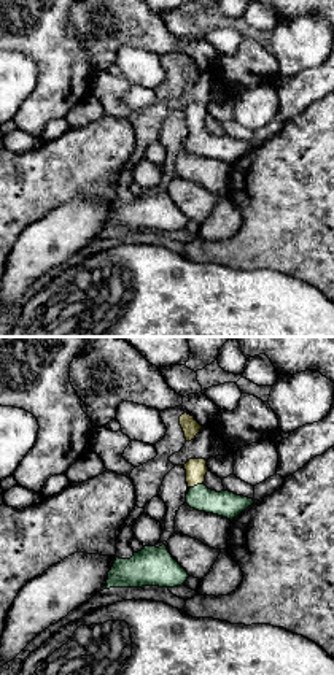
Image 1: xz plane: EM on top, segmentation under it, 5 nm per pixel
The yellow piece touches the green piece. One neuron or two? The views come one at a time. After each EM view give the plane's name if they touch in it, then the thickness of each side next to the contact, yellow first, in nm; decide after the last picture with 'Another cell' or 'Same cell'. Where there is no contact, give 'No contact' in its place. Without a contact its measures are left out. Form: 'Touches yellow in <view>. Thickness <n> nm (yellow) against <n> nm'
Touches yellow in xz. Thickness 110 nm (yellow) against 130 nm

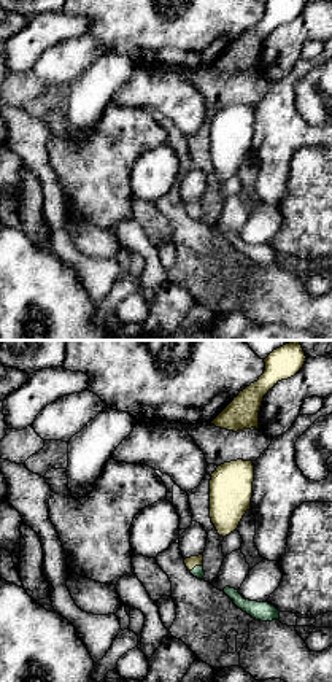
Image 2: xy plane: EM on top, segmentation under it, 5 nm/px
Touches yellow in xy. Thickness 60 nm (yellow) against 60 nm

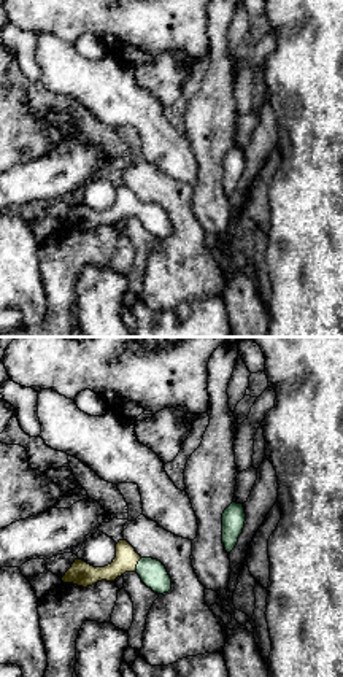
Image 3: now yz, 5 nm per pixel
Touches yellow in yz. Thickness 120 nm (yellow) against 140 nm

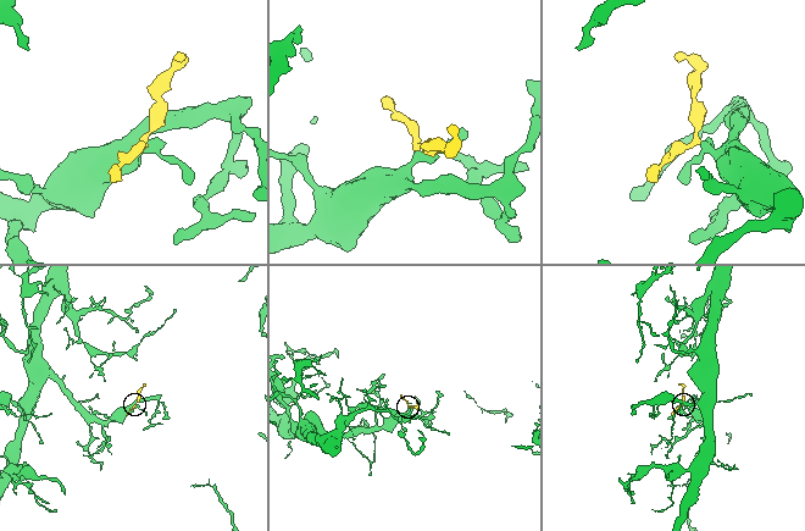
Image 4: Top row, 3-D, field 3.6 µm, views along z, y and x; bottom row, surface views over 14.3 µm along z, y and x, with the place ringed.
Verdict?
Same cell

